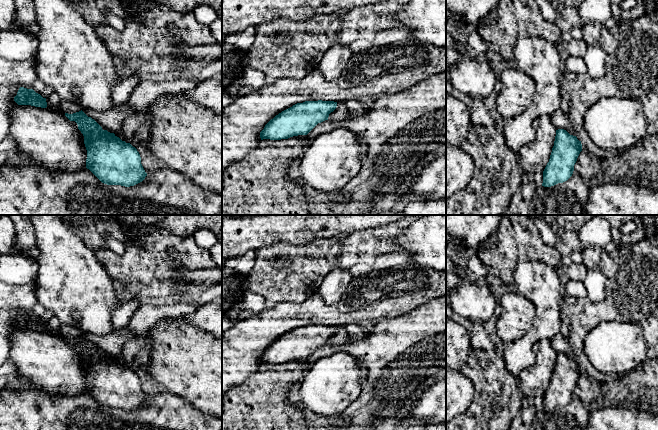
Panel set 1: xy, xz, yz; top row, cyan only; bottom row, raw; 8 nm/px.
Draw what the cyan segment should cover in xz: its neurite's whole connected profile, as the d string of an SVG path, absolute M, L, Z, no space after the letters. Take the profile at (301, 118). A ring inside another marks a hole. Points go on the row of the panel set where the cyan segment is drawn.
M334 101L297 103L271 119L260 132L260 138L281 140L307 135L318 123L328 120L336 107L337 102Z

